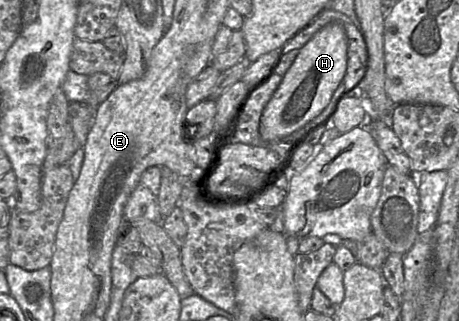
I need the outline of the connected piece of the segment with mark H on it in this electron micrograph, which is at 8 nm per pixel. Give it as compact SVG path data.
M330 23L318 31L300 49L292 66L263 110L259 133L270 142L292 134L317 117L328 105L342 83L347 69L348 37L339 23Z

